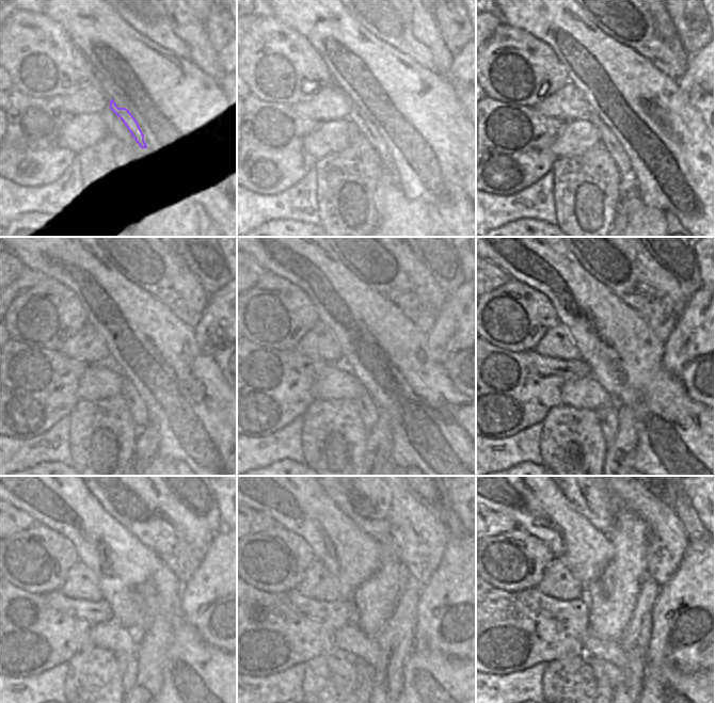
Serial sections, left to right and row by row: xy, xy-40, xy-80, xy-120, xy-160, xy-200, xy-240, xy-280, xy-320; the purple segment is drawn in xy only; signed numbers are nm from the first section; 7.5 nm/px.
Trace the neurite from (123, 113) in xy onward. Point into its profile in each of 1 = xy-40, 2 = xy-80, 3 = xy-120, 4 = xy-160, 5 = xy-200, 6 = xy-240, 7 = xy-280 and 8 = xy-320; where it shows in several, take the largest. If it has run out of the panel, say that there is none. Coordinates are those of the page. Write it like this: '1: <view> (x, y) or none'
1: xy-40 (371, 134)
2: xy-80 (607, 139)
3: xy-120 (140, 414)
4: xy-160 (369, 411)
5: xy-200 (607, 416)
6: xy-240 (127, 662)
7: xy-280 (366, 672)
8: xy-320 (603, 692)

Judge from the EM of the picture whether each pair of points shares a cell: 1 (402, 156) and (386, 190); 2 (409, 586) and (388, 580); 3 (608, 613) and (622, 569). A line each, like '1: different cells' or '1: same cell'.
1: different cells
2: different cells
3: same cell

